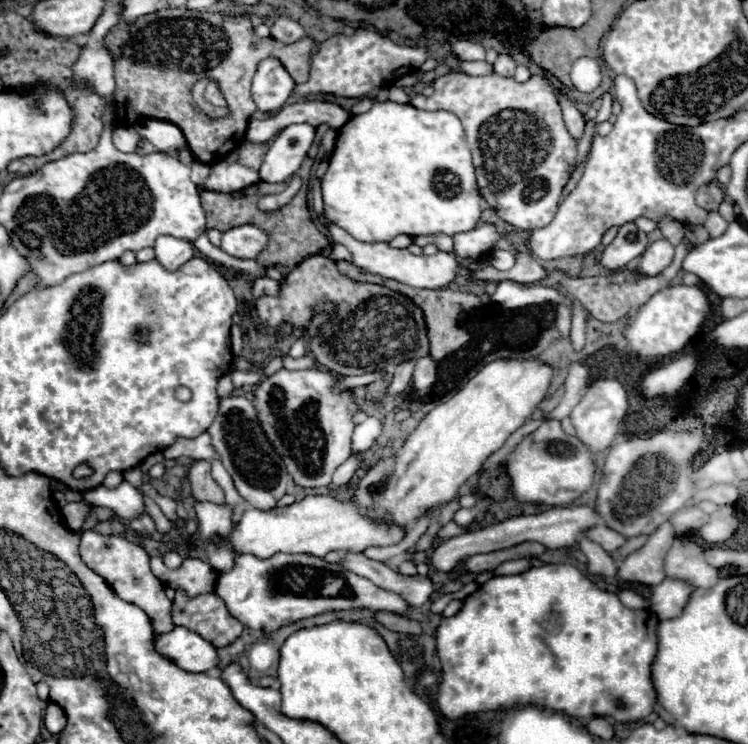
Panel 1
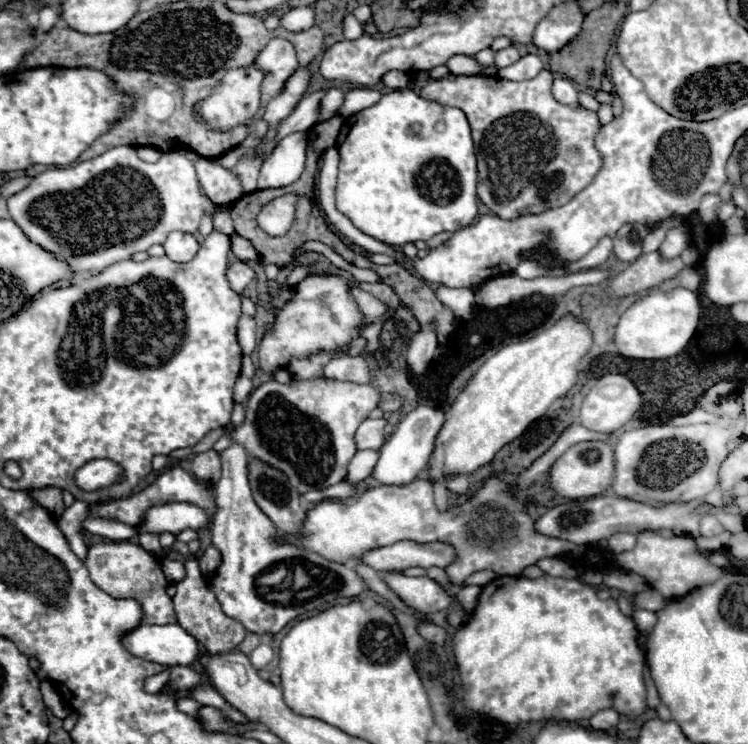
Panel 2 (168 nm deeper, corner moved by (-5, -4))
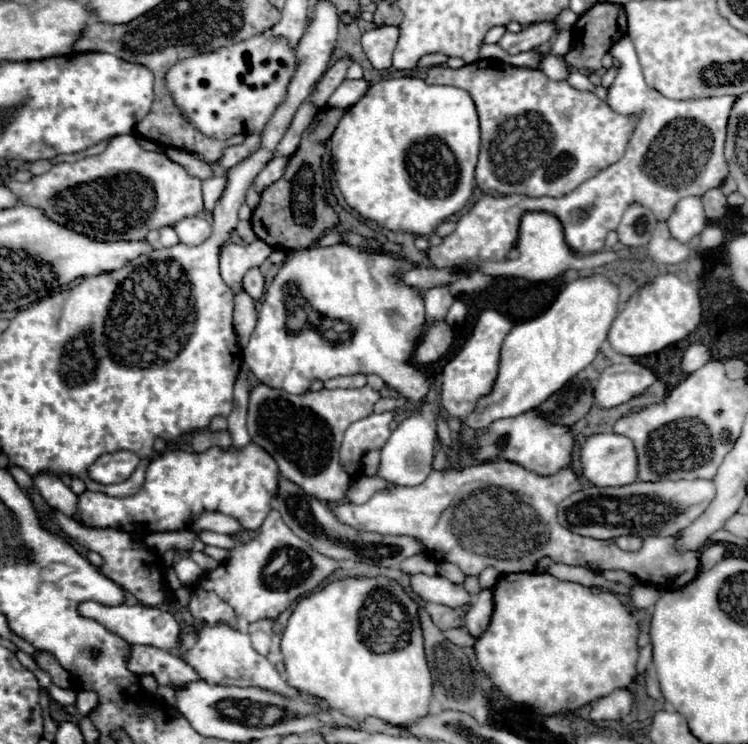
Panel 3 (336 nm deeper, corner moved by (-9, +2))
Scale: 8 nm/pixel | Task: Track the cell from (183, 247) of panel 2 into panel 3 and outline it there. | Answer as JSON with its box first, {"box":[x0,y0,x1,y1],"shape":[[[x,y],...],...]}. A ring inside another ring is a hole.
{"box":[173,216,211,246],"shape":[[[203,216],[183,218],[173,228],[179,234],[179,240],[183,244],[191,244],[191,246],[197,246],[211,236],[211,224]]]}

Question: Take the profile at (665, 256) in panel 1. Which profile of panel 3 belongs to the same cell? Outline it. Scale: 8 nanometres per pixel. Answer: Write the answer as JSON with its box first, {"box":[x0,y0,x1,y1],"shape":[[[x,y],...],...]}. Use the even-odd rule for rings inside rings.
{"box":[667,196,707,242],"shape":[[[689,196],[679,200],[675,212],[667,220],[671,236],[675,236],[679,242],[689,242],[695,236],[703,232],[707,226],[707,218],[703,212],[703,202],[699,196]]]}

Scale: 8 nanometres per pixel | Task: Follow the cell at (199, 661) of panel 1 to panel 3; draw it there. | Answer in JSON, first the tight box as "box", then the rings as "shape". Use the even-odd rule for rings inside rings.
{"box":[77,602,181,652],"shape":[[[83,602],[83,604],[79,604],[77,612],[85,618],[97,620],[109,632],[121,636],[129,644],[149,644],[149,646],[171,652],[177,646],[177,640],[179,640],[179,628],[181,628],[179,622],[173,618],[173,614],[169,610],[163,610],[163,608],[157,608],[157,606],[143,606],[143,604],[103,606],[99,602]]]}

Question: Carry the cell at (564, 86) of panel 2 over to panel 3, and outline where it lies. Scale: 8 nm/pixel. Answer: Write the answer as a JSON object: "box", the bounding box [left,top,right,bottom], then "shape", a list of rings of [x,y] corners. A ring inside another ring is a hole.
{"box":[537,54,569,80],"shape":[[[545,54],[539,60],[539,66],[537,68],[541,72],[545,72],[551,80],[565,80],[567,74],[569,74],[569,68],[567,68],[565,60],[561,56],[555,56],[555,54]]]}

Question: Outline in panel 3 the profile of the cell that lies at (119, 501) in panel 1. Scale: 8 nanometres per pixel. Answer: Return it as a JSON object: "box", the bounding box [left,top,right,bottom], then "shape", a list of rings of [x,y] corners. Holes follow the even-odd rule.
{"box":[191,512,243,534],"shape":[[[203,512],[191,524],[191,530],[195,530],[195,532],[211,530],[211,532],[217,532],[217,534],[237,534],[241,528],[243,526],[235,518],[225,516],[221,512]]]}

